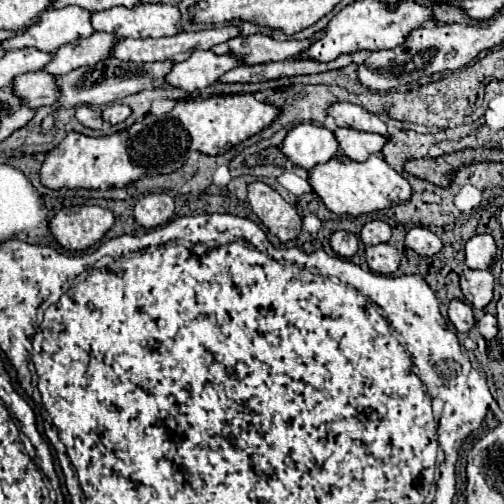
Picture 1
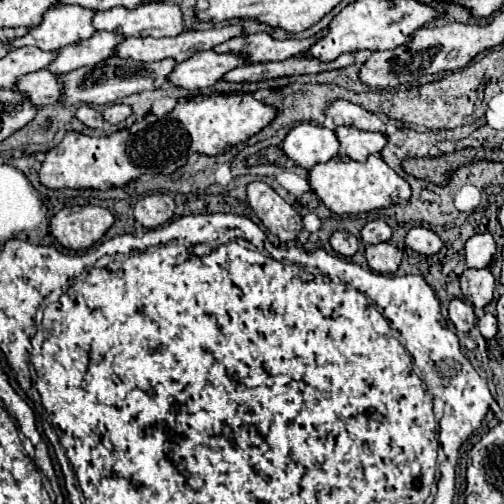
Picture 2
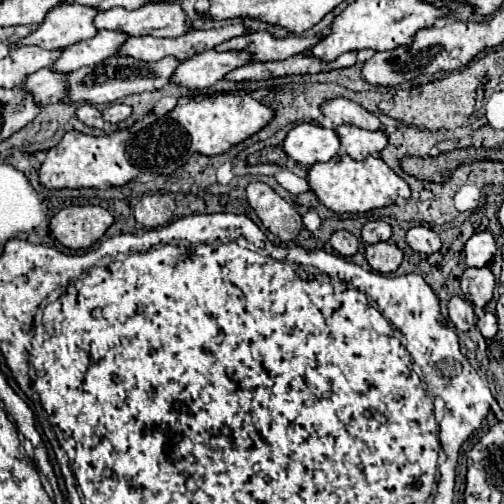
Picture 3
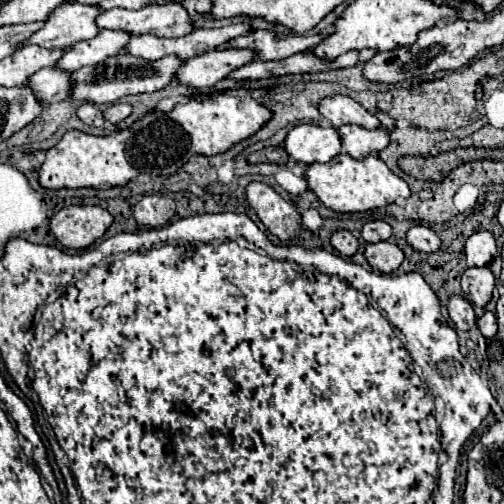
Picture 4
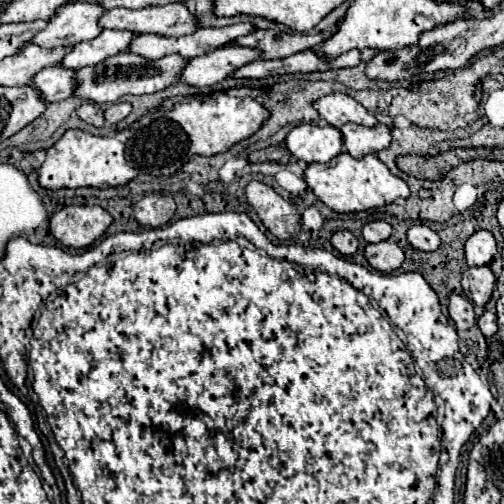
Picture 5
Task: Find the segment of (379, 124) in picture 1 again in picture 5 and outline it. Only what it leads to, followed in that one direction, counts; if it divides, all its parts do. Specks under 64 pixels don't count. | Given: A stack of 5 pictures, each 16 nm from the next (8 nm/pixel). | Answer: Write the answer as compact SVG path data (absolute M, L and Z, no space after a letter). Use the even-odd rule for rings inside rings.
M330 94L320 98L316 104L316 110L320 112L322 118L326 118L332 126L342 126L348 122L372 128L378 124L376 116L370 114L362 104L358 104L354 98L346 94Z

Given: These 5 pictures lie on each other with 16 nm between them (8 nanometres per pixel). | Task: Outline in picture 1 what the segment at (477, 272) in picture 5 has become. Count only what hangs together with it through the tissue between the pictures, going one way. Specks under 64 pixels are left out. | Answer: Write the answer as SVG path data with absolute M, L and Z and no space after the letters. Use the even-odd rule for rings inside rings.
M466 268L460 276L462 294L474 308L484 308L492 300L492 286L494 286L494 278L490 270Z

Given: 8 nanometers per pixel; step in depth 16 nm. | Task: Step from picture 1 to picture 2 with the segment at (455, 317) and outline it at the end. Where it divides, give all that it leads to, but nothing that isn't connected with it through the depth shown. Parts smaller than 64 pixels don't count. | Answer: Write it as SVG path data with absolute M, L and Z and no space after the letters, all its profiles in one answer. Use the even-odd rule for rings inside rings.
M460 298L450 300L448 316L450 316L450 320L452 320L452 324L456 326L458 332L468 332L476 324L476 316L474 316L472 306L468 302L460 300Z

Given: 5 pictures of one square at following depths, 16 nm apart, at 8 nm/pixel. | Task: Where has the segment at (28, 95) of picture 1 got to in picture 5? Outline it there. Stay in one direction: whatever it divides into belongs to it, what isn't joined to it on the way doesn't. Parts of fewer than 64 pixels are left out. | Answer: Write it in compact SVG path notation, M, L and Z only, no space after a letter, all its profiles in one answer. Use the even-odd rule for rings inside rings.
M50 66L42 68L36 76L32 76L30 84L40 92L40 98L50 104L50 102L60 102L72 96L76 88L76 78L74 70L66 70L62 66Z

